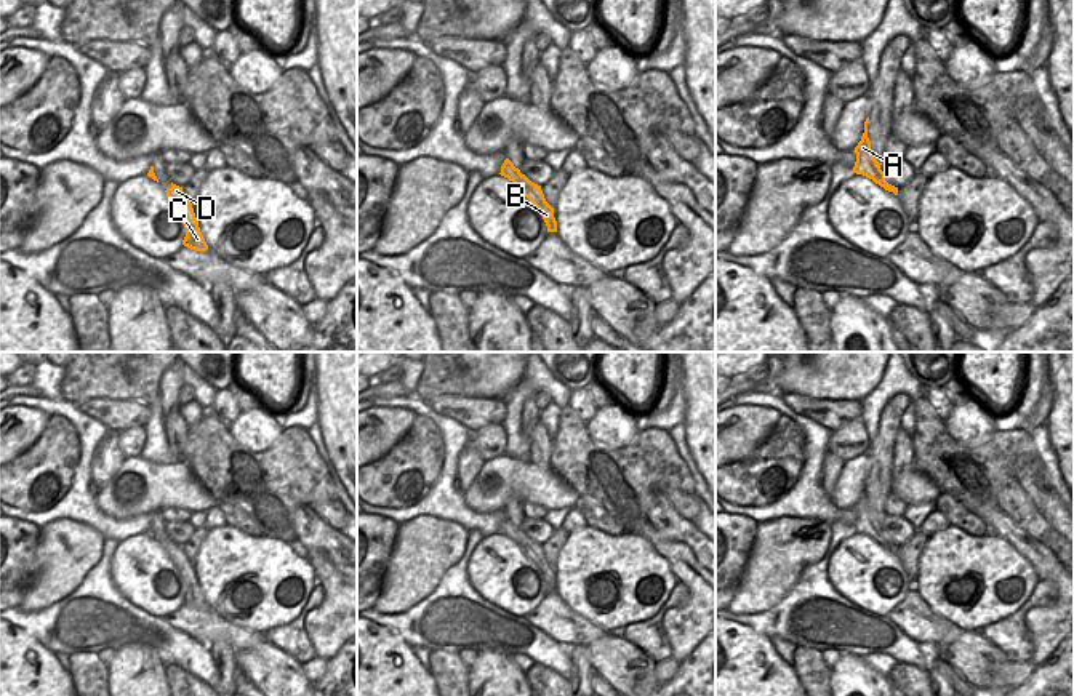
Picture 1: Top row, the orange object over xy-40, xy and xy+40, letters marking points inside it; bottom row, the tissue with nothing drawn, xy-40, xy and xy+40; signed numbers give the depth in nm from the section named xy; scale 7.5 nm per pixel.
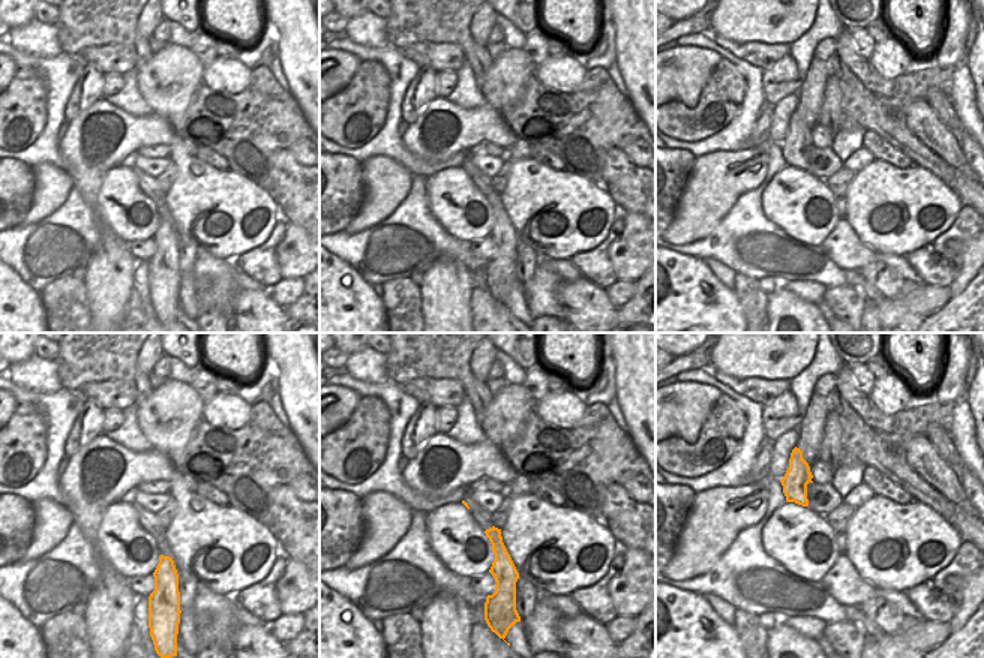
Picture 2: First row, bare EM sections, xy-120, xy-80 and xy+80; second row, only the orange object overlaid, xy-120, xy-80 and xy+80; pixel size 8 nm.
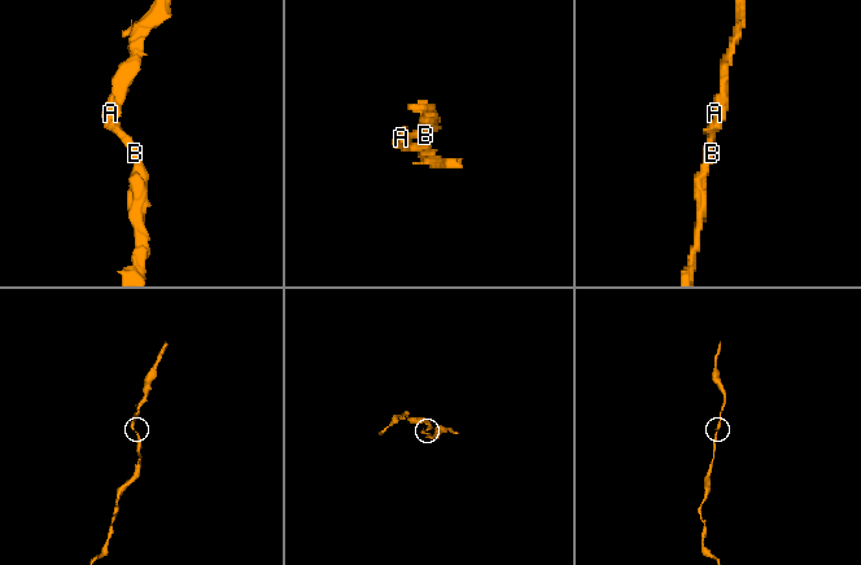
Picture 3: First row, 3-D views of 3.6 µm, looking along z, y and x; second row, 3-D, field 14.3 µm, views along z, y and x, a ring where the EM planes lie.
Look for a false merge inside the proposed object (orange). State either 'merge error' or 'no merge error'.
no merge error

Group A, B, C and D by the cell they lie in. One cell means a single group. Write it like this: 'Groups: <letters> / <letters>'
Groups: A B C D.

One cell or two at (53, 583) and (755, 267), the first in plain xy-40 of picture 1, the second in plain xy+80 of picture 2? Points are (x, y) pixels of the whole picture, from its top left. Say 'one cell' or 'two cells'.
two cells

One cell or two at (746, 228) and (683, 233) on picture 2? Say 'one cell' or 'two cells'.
two cells

